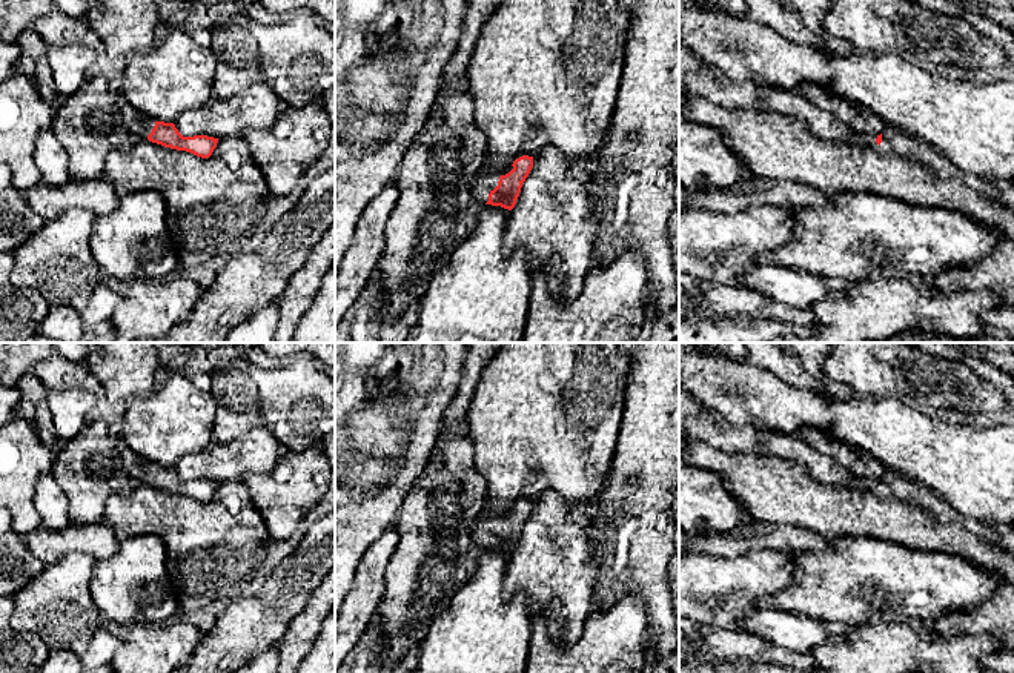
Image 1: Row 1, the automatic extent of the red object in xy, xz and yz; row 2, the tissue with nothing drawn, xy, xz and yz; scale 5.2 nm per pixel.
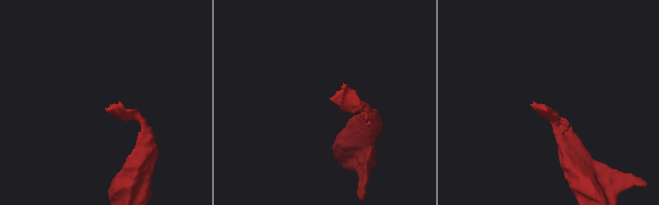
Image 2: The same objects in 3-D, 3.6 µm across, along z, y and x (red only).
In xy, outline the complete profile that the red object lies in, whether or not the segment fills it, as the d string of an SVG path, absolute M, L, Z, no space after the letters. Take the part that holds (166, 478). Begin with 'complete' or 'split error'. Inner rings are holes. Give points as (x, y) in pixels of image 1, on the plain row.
split error; M121 435L115 436L124 472L135 484L149 484L164 492L186 495L201 502L209 502L218 482L207 479L183 481L174 467L157 466L132 452Z

